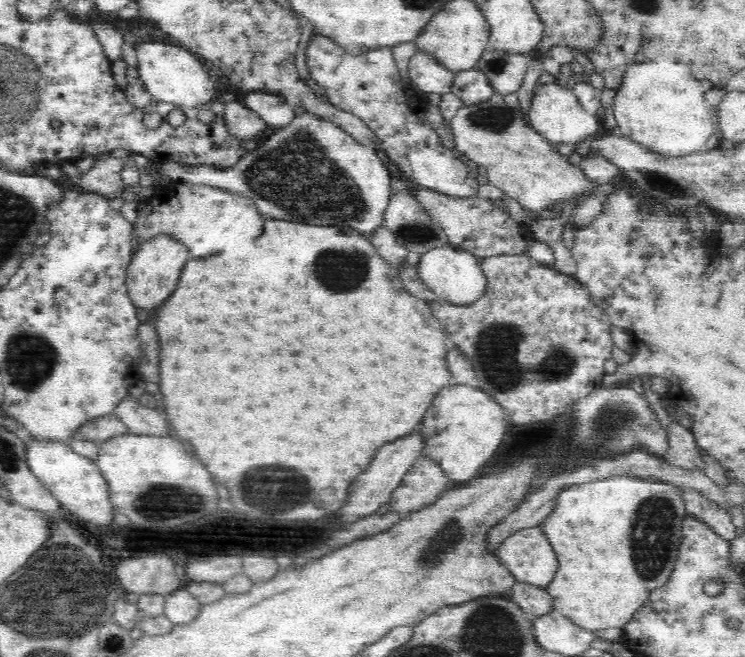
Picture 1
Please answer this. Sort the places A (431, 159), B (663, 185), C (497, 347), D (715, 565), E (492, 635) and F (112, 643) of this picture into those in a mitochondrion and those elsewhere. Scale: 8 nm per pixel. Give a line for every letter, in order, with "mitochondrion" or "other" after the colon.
A: other
B: mitochondrion
C: mitochondrion
D: other
E: mitochondrion
F: mitochondrion

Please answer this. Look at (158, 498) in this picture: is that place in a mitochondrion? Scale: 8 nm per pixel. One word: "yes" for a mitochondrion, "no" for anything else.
yes

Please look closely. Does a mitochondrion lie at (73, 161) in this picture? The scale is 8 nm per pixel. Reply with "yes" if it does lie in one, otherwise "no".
no

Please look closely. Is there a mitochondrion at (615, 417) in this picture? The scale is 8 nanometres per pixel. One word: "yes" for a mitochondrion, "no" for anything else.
yes

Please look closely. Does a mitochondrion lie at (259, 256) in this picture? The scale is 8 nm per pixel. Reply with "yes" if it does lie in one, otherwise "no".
no

